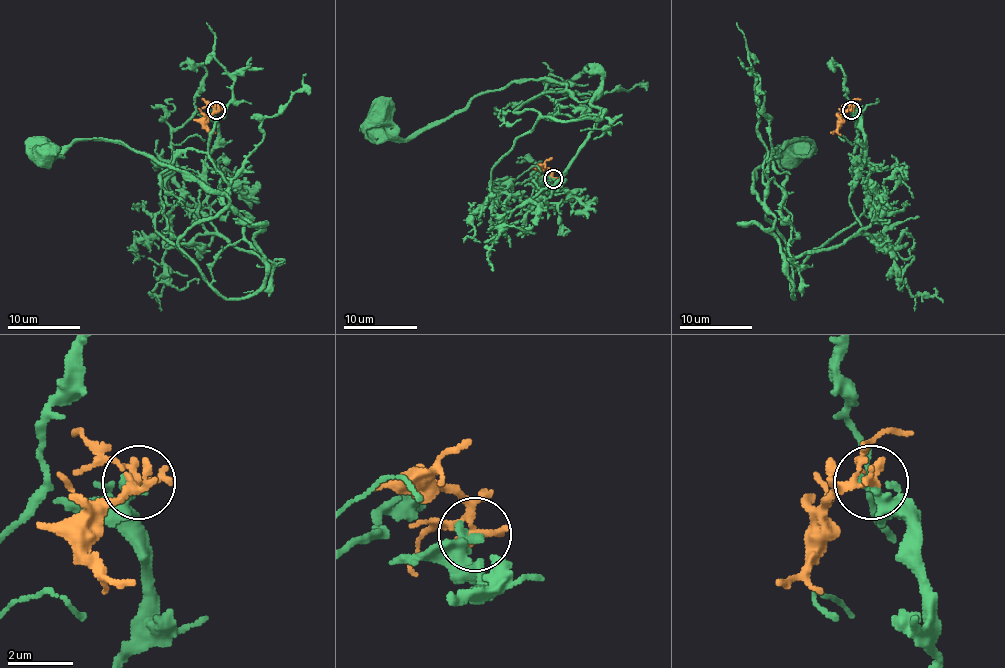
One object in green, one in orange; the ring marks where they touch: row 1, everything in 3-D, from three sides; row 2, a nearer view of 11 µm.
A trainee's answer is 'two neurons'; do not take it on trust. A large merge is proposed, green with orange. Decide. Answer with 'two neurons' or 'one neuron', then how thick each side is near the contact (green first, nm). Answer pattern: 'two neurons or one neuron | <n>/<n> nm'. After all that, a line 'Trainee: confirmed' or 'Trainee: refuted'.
two neurons | 360/200 nm
Trainee: confirmed

